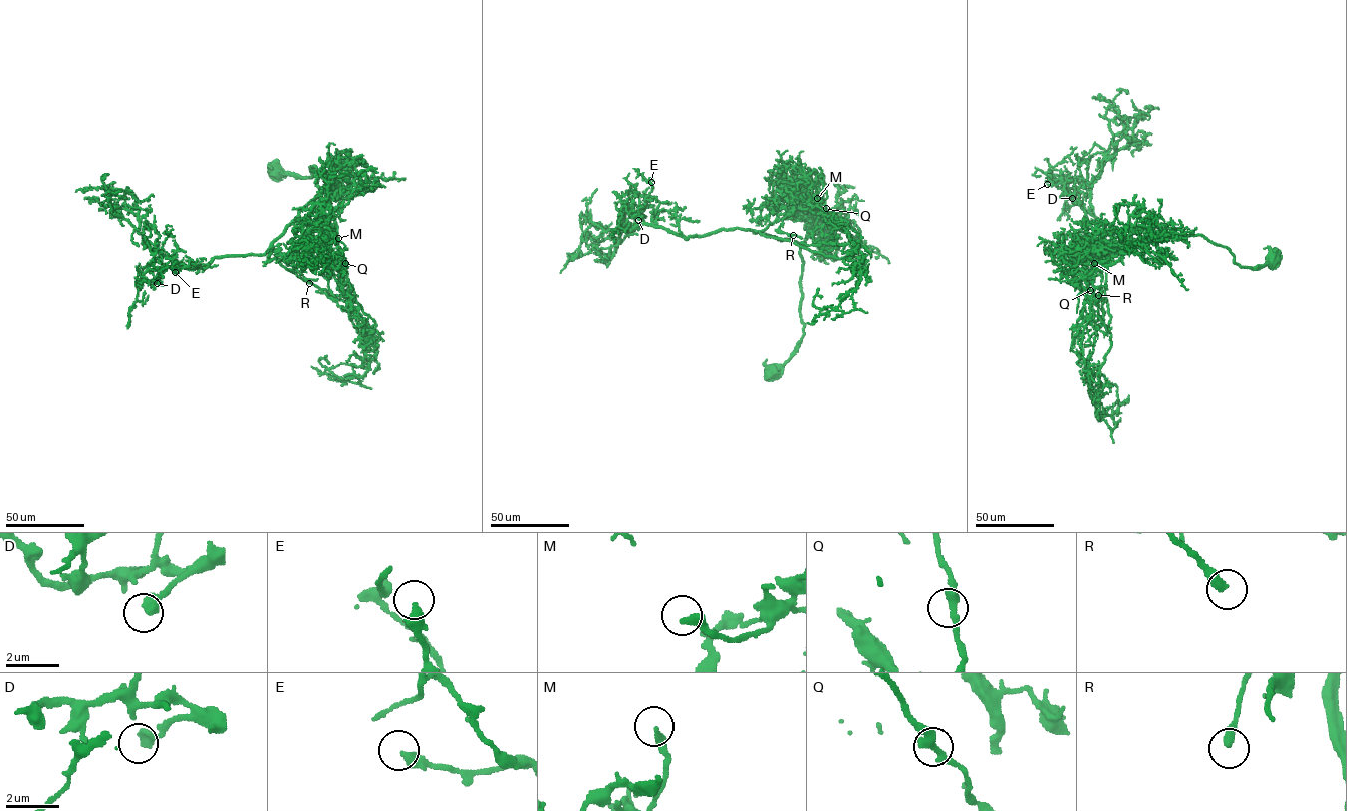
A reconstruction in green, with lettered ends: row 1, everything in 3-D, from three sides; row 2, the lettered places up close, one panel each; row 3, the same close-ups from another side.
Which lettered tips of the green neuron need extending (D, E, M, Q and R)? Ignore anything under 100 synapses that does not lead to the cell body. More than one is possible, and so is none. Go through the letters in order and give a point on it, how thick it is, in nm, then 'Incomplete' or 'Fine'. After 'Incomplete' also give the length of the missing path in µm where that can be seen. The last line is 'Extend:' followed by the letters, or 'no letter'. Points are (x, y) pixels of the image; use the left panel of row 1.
D: Place: (157, 283). Thickness 360 nm. Fine
E: Place: (175, 272). Thickness 280 nm. Fine
M: Place: (338, 238). Thickness 320 nm. Fine
Q: Place: (345, 263). Thickness 280 nm. Fine
R: Place: (309, 283). Thickness 320 nm. Fine
Extend: no letter

